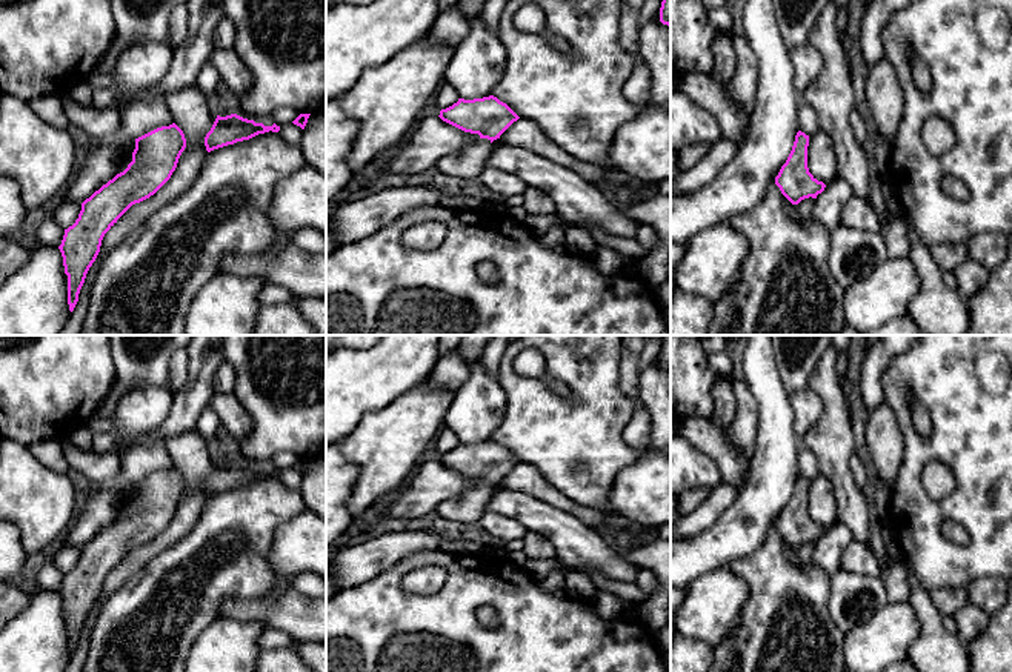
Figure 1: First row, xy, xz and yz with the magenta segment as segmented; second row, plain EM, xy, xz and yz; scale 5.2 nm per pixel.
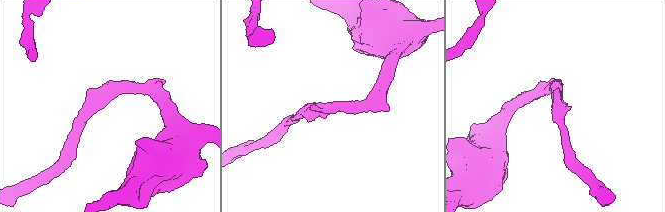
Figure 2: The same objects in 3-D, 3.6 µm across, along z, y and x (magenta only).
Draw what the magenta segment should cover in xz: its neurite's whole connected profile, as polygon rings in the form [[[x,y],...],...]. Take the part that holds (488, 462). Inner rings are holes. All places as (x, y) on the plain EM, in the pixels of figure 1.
[[[494,440],[474,444],[458,443],[452,451],[441,454],[438,461],[464,477],[478,478],[481,483],[458,497],[446,498],[435,511],[438,517],[463,524],[480,521],[494,494],[492,486],[520,463]]]

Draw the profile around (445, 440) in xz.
[[[446,429],[440,431],[434,438],[435,449],[440,455],[457,447],[458,443],[460,443],[458,438]]]

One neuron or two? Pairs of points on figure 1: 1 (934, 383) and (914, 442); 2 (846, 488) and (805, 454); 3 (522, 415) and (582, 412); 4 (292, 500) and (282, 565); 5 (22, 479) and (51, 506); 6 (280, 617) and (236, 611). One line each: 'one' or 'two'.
1: one
2: two
3: one
4: two
5: one
6: one

